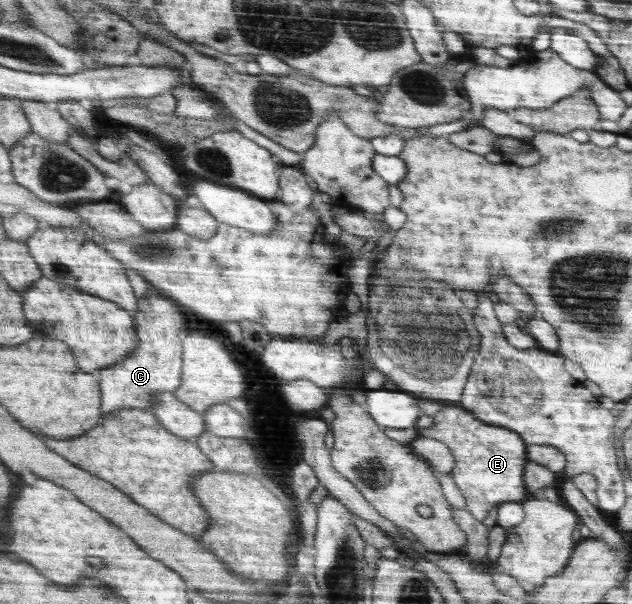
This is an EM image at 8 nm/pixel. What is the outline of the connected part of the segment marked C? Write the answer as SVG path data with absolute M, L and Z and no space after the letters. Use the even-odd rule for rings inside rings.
M150 283L149 292L140 298L140 306L135 314L139 337L138 349L125 362L98 371L103 389L104 417L127 409L151 411L153 397L158 392L173 392L180 387L180 369L184 369L184 345L180 345L180 329L184 319L178 307L162 297L162 291Z

